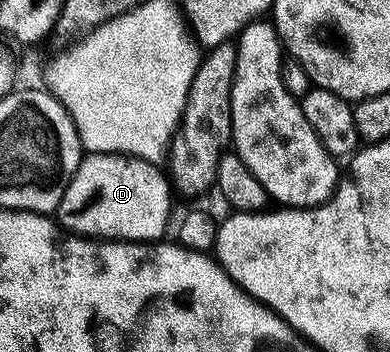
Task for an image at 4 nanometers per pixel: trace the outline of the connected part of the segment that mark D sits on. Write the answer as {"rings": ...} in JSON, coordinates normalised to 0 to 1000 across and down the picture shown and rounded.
{"rings":[[[233,435],[213,443],[205,474],[190,491],[190,503],[174,520],[164,554],[154,565],[144,597],[144,625],[162,653],[177,656],[192,668],[208,668],[233,679],[279,679],[287,685],[379,685],[403,688],[405,673],[426,651],[426,636],[436,628],[436,548],[441,551],[438,523],[423,489],[405,483],[408,472],[392,457],[369,457],[362,446],[336,446],[318,435]]]}

